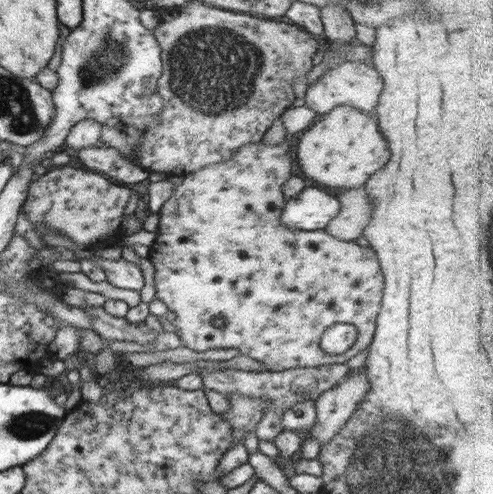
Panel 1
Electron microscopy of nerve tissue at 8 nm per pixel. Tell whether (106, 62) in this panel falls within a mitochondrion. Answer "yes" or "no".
yes

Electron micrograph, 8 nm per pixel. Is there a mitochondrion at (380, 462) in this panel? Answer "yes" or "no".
yes

